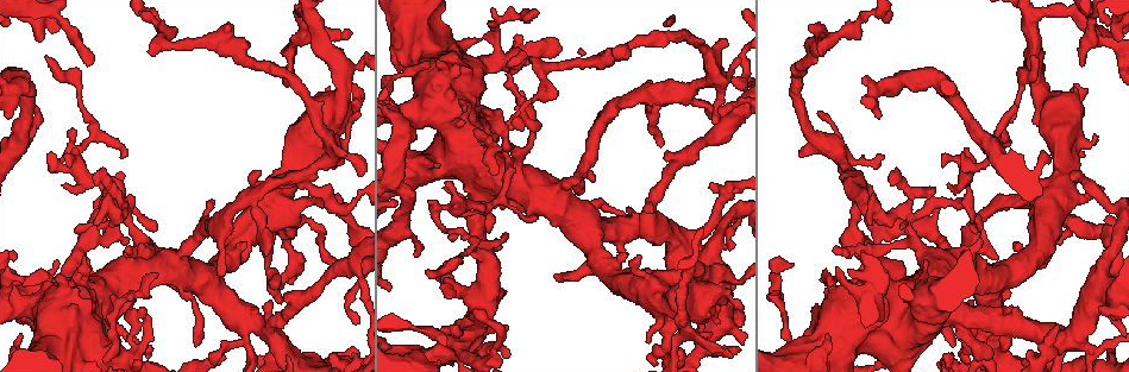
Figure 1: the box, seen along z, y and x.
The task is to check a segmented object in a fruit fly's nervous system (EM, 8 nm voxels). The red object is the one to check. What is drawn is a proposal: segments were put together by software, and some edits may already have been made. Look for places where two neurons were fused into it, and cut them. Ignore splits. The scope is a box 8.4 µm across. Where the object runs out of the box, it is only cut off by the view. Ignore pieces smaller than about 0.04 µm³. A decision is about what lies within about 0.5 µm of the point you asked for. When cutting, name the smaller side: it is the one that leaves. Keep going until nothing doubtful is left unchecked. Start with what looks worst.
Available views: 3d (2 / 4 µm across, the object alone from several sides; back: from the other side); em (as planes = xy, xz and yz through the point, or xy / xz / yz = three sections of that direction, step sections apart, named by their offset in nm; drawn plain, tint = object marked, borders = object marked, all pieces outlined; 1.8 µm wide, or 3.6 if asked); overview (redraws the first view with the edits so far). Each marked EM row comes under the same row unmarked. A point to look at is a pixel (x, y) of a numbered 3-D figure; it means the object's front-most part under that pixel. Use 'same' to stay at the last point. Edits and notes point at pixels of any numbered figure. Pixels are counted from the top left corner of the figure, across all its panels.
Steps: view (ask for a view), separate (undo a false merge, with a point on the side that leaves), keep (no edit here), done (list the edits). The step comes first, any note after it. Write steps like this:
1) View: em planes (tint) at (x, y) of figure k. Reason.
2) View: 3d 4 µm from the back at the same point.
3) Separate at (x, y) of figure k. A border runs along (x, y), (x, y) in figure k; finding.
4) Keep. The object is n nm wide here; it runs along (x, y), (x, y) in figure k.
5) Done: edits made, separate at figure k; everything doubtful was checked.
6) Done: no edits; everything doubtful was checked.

View: em xy step 8 (tint) at (127, 221) of figure 1. Side arm on a straight run.

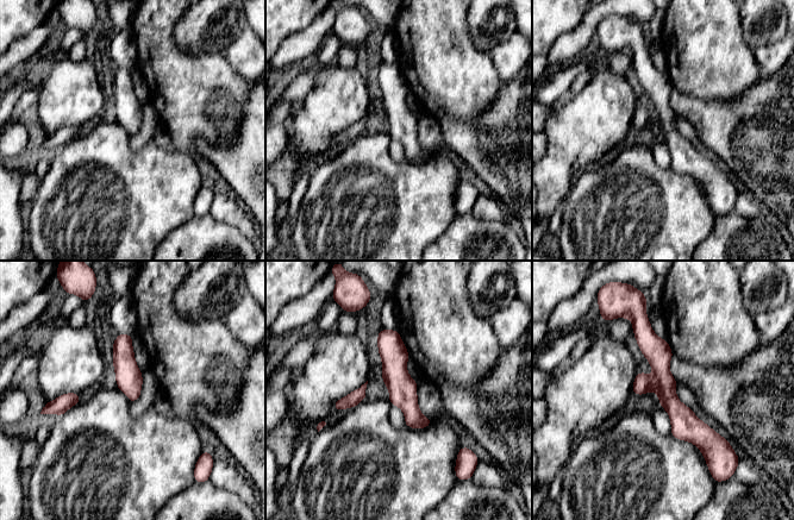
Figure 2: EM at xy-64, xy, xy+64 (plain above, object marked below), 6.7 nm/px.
Separate at (643, 383) of figure 2. The object is 170 nm wide here; a border runs along (652, 377), (655, 389) in figure 2; a second neuron is stuck on.

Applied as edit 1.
View: overview. See it whole again.

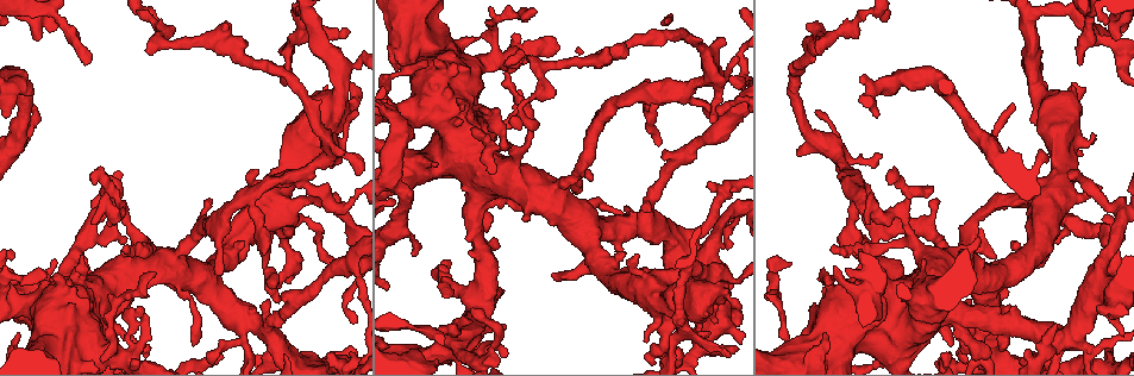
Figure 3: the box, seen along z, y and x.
View: 3d 4 µm at (492, 55) of figure 3. Closes a loop.

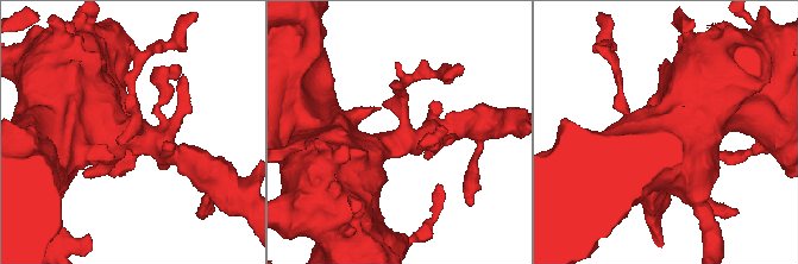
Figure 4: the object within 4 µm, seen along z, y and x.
View: em planes (borders) at (135, 131) of figure 4. Now the EM.

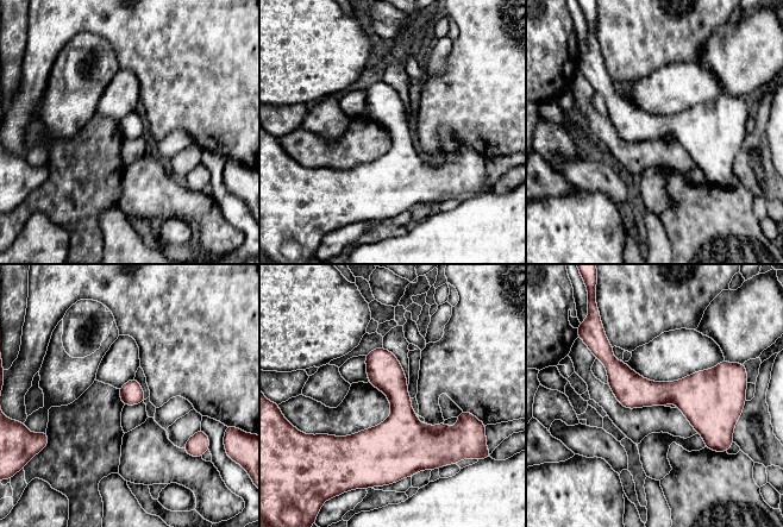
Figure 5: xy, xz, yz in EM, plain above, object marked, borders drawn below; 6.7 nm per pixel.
Keep. All the same neuron.

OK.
View: em planes (tint) at (677, 94) of figure 3. Three arms meet.

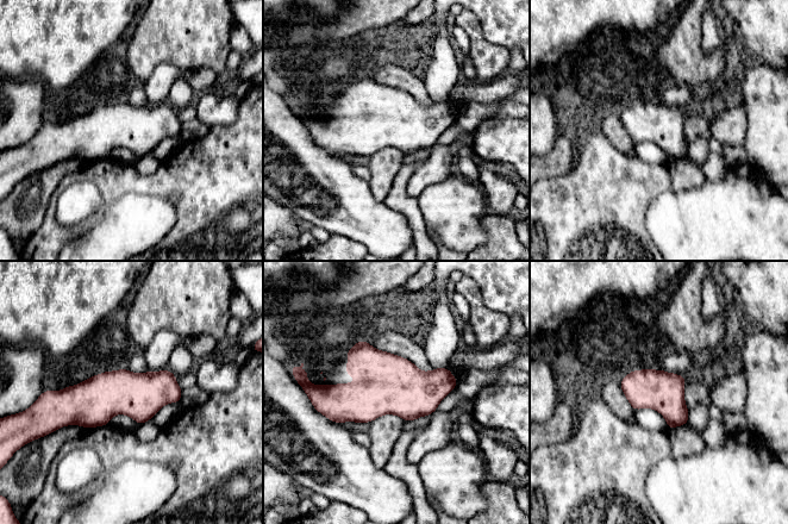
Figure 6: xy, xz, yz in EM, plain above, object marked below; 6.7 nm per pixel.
Keep. Continuous, no second neuron.

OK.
Done: edits made, separate at figure 2; everything doubtful was checked.

